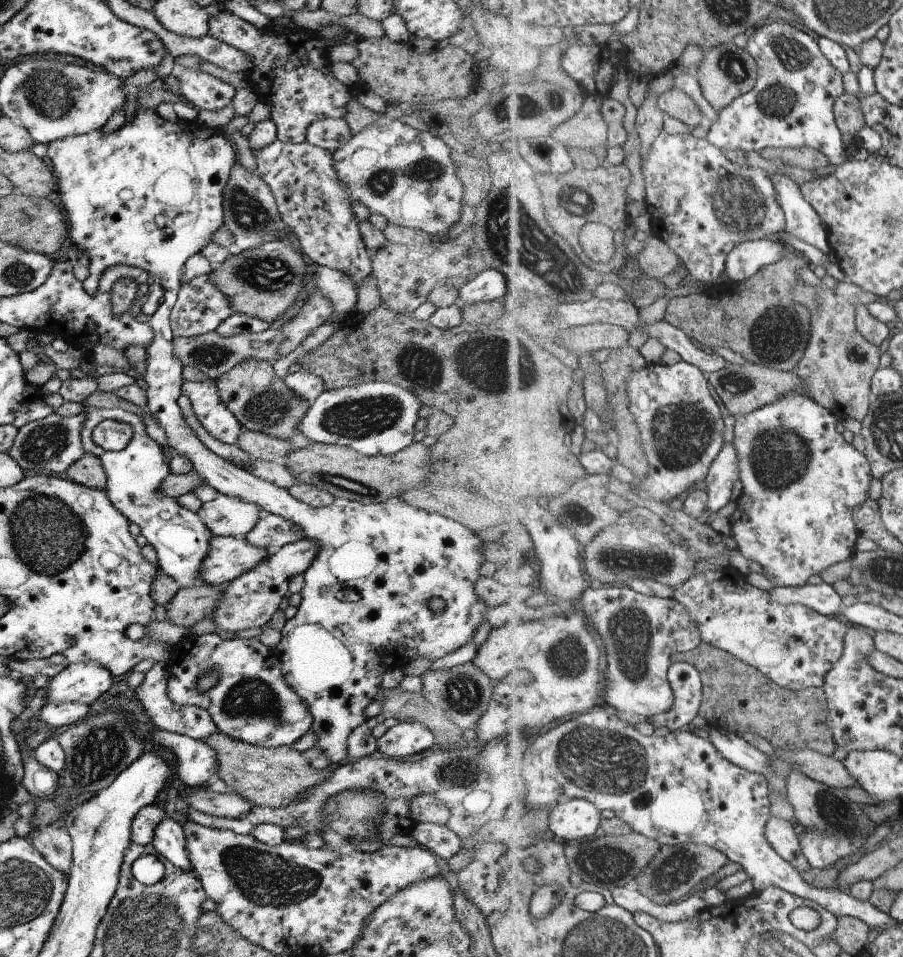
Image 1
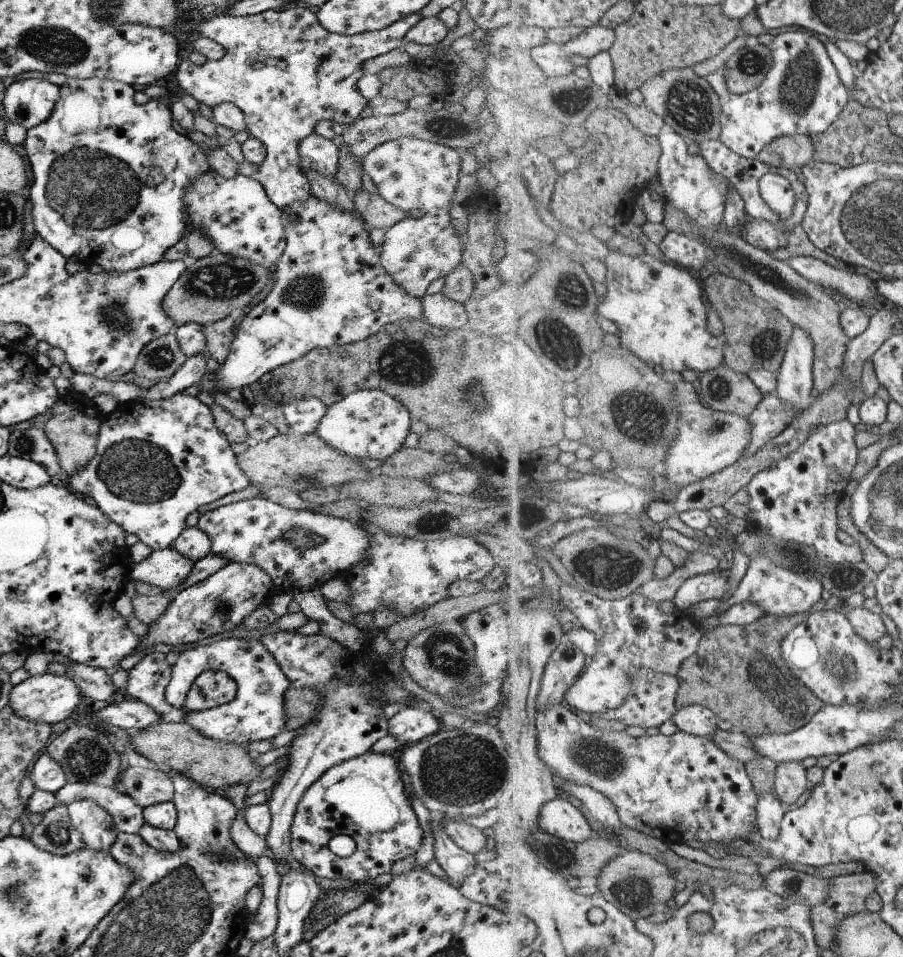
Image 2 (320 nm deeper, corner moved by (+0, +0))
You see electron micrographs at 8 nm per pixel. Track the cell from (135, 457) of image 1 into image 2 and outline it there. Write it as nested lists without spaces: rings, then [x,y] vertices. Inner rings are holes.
[[[184,391],[175,393],[166,399],[151,400],[151,399],[138,399],[123,404],[117,404],[113,411],[106,416],[102,417],[102,424],[99,427],[99,432],[96,440],[95,456],[81,468],[81,470],[68,476],[68,487],[73,494],[91,498],[95,502],[95,506],[115,524],[118,524],[126,534],[135,534],[139,541],[143,542],[155,549],[169,549],[172,540],[175,540],[180,532],[185,528],[185,517],[193,510],[197,510],[201,505],[212,503],[226,494],[243,490],[249,484],[246,476],[239,470],[236,463],[236,455],[230,449],[230,444],[221,434],[217,427],[214,425],[214,420],[210,408],[201,403],[197,397],[190,396]]]

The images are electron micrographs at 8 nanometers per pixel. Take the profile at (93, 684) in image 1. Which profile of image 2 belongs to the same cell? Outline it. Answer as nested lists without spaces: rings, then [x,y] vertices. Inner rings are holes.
[[[44,673],[29,676],[19,684],[11,687],[8,704],[18,716],[34,723],[47,723],[49,726],[61,720],[68,721],[69,714],[75,712],[79,697],[83,696],[72,680],[61,675]]]

